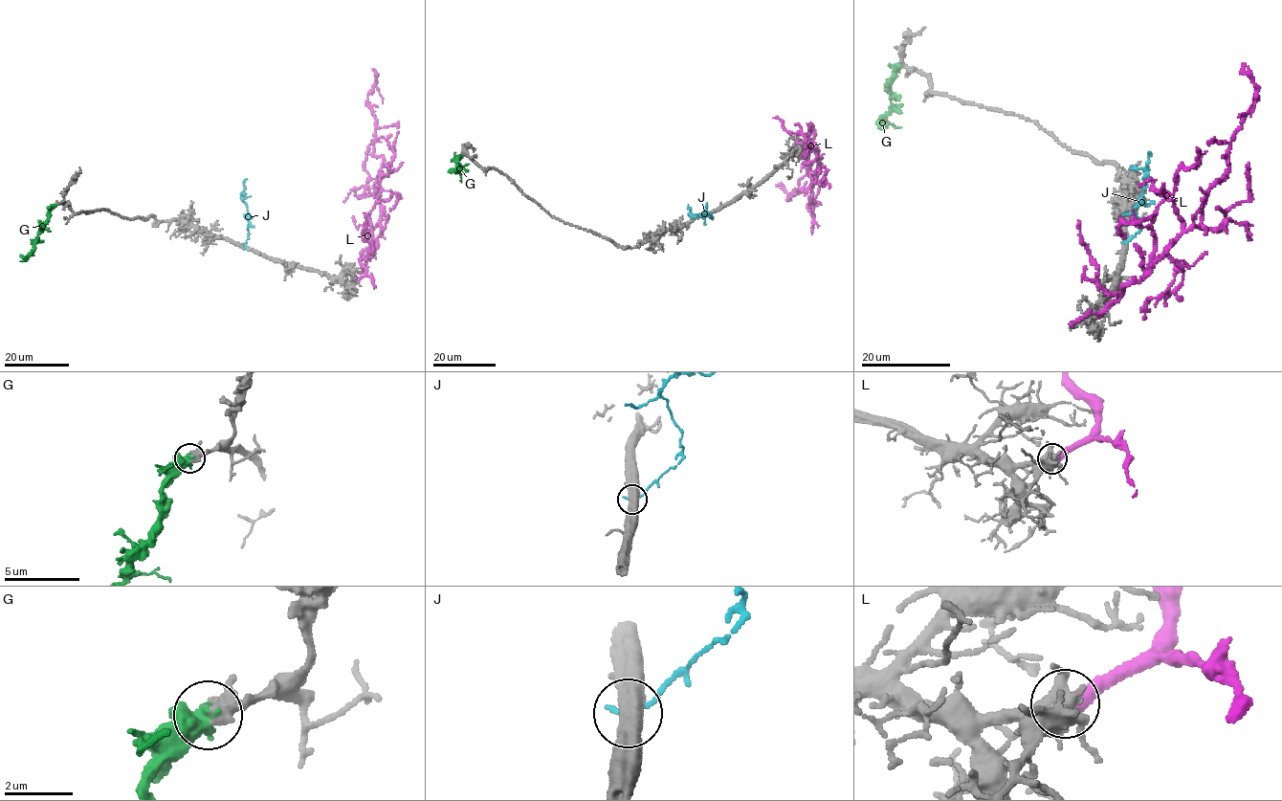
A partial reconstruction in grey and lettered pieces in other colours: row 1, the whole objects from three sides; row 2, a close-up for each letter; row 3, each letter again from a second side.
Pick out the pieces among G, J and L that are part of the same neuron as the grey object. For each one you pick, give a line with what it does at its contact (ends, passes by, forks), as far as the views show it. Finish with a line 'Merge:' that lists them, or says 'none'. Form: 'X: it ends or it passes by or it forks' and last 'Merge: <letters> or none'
G: it ends
Merge: G

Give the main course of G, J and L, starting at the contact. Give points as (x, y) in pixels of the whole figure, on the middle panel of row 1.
G: (461, 156), (456, 162), (460, 168), (448, 172)
J: (709, 212), (712, 218), (705, 211), (695, 216), (688, 213), (689, 211)
L: (804, 147), (810, 146), (806, 156), (814, 148), (820, 159), (811, 185), (787, 200), (784, 187), (776, 187)

